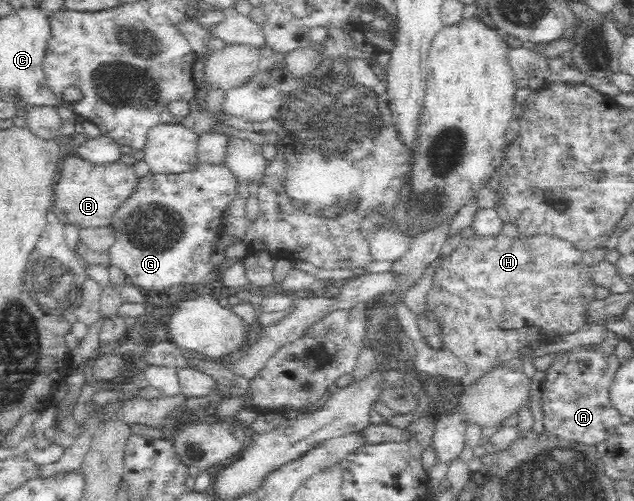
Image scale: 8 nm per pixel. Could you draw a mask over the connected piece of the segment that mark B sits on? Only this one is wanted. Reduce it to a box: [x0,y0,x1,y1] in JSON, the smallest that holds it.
[50,154,139,229]

